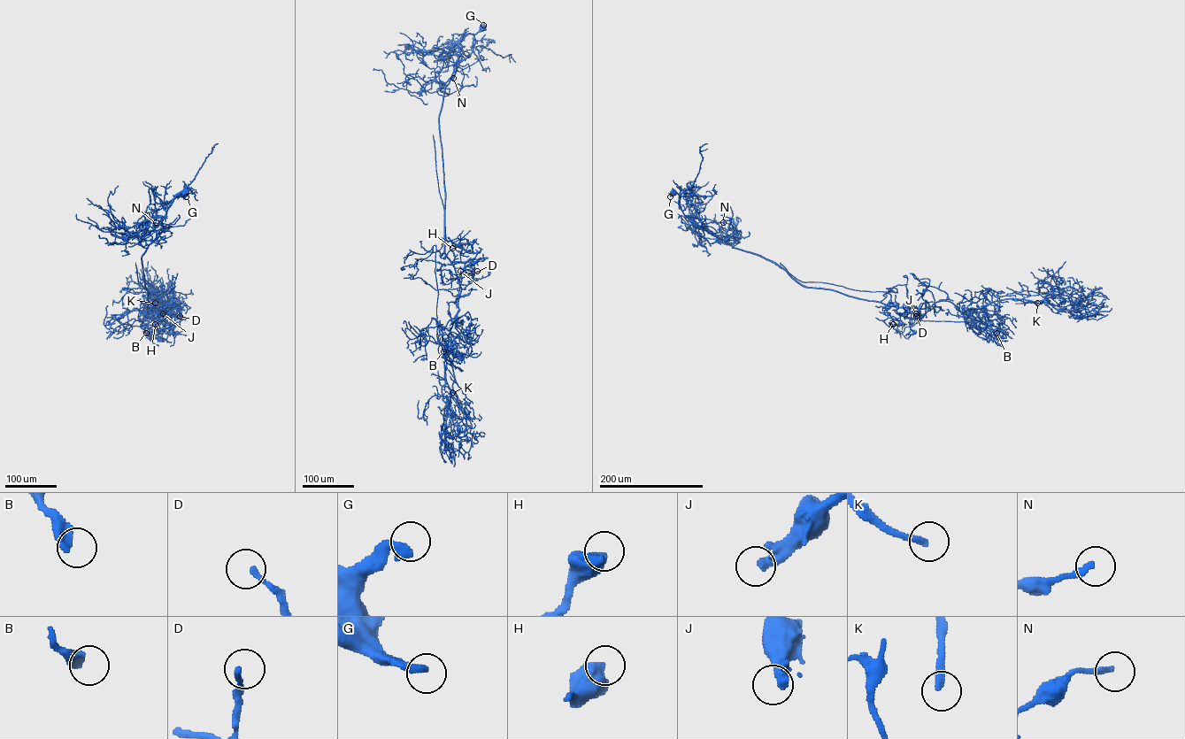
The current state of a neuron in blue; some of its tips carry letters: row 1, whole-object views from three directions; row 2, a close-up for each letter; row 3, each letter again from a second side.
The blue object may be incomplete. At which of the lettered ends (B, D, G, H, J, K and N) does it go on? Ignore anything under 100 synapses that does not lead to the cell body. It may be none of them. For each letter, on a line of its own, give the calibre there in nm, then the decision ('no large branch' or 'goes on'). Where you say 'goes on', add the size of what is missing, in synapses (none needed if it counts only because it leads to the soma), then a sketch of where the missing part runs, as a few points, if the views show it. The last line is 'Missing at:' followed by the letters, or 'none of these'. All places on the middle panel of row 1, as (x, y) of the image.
B: calibre 440 nm; no large branch
D: calibre 200 nm; no large branch
G: calibre 360 nm; no large branch
H: calibre 600 nm; no large branch
J: calibre 440 nm; goes on; 140 synapses; course (460, 271), (457, 265), (465, 261), (467, 257), (456, 257)
K: calibre 260 nm; goes on; 250 synapses; course (452, 392), (447, 407), (436, 419), (434, 417), (427, 455), (422, 439)
N: calibre 200 nm; no large branch
Missing at: J, K

